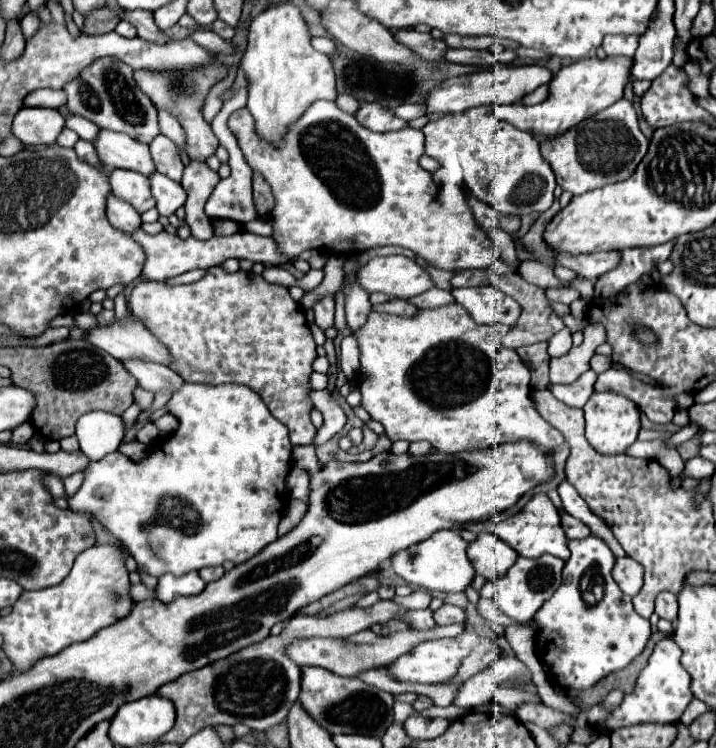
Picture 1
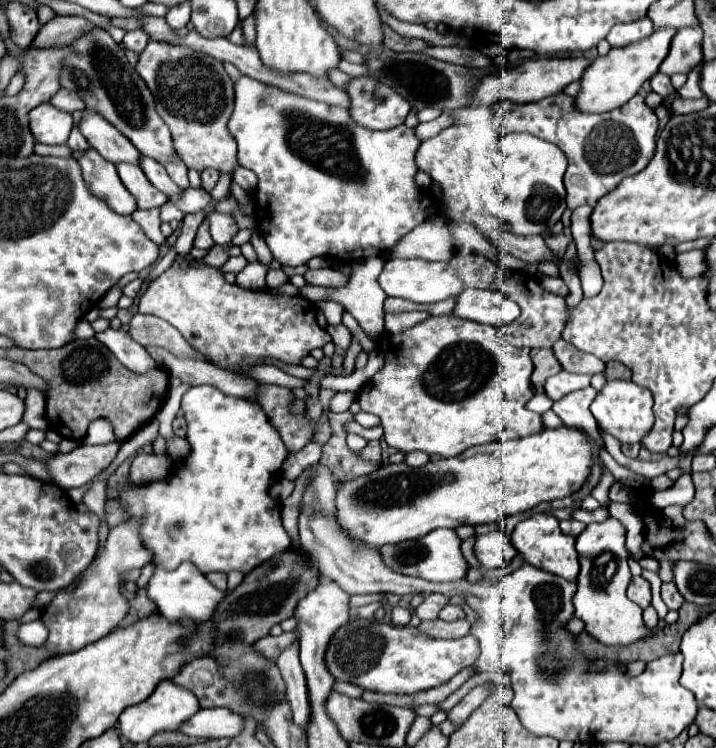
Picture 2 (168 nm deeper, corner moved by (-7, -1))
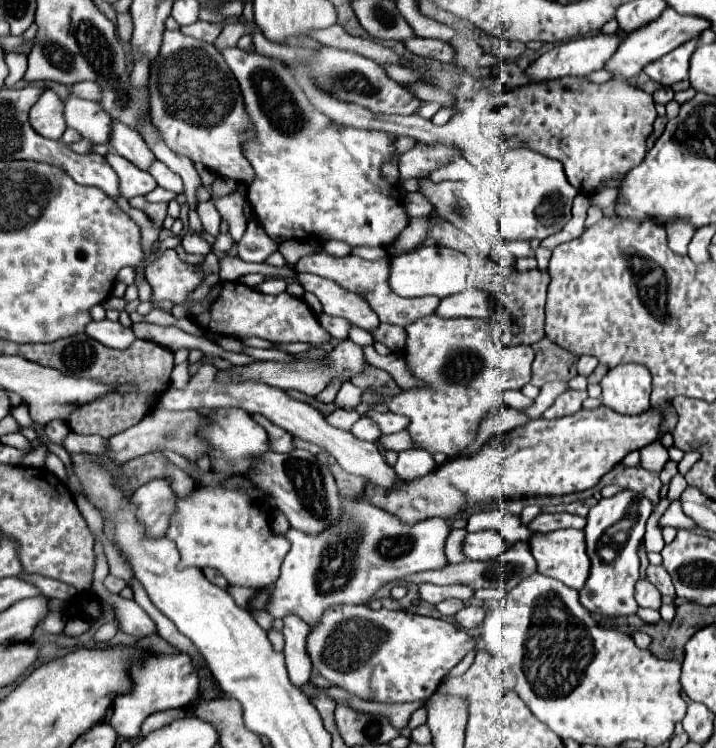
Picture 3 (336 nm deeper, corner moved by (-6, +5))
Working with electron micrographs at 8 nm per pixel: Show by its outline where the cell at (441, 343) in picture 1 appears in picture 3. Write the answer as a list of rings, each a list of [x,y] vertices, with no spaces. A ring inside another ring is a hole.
[[[431,314],[415,320],[405,330],[407,368],[415,378],[427,382],[427,388],[405,390],[389,398],[365,392],[363,402],[371,406],[385,402],[391,412],[411,420],[407,430],[421,448],[453,458],[475,440],[481,418],[501,406],[501,394],[505,390],[521,390],[531,380],[535,352],[531,346],[497,344],[485,328],[485,320],[479,318],[449,320]]]

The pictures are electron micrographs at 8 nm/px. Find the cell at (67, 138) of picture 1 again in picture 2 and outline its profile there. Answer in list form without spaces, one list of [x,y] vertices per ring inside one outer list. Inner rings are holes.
[[[78,128],[72,130],[72,134],[70,134],[70,138],[68,138],[68,146],[70,146],[72,152],[76,152],[76,154],[90,148],[90,146],[88,146],[88,140],[84,138],[84,134],[82,134]]]

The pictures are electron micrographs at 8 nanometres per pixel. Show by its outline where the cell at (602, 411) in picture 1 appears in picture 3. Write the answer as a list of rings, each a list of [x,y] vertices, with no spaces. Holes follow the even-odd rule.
[[[621,364],[601,380],[603,404],[619,414],[641,414],[649,408],[651,372],[641,364]]]

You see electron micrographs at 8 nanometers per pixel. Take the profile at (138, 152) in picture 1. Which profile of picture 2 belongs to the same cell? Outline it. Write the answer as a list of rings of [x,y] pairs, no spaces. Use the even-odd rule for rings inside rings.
[[[84,110],[84,120],[78,128],[86,136],[88,144],[112,164],[120,164],[120,162],[138,164],[140,162],[142,154],[134,148],[134,144],[116,128],[112,128],[112,124],[108,124],[100,114]]]

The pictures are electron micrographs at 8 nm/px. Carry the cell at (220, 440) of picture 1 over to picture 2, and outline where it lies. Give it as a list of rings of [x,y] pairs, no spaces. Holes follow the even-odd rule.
[[[192,386],[184,396],[182,396],[182,412],[184,412],[184,418],[188,422],[188,442],[190,442],[190,454],[182,460],[182,464],[174,470],[174,474],[166,480],[156,480],[156,482],[150,482],[150,484],[134,484],[130,478],[118,482],[118,486],[114,488],[116,492],[116,498],[120,500],[122,504],[122,510],[126,510],[128,518],[130,520],[140,520],[140,538],[142,538],[142,544],[154,554],[154,562],[160,564],[162,568],[166,570],[176,570],[178,564],[182,562],[192,562],[202,574],[208,574],[208,572],[230,572],[230,570],[240,570],[240,572],[248,572],[252,570],[254,566],[262,564],[264,560],[272,558],[274,554],[290,548],[292,540],[290,536],[286,534],[284,526],[282,526],[282,520],[280,520],[280,502],[276,498],[270,496],[270,486],[274,484],[274,480],[280,476],[280,468],[282,468],[282,462],[286,460],[288,456],[288,450],[284,448],[284,442],[280,440],[278,436],[278,430],[270,424],[266,412],[260,408],[258,402],[254,400],[248,400],[248,398],[236,398],[236,396],[228,396],[224,392],[220,392],[218,388],[214,386]]]

